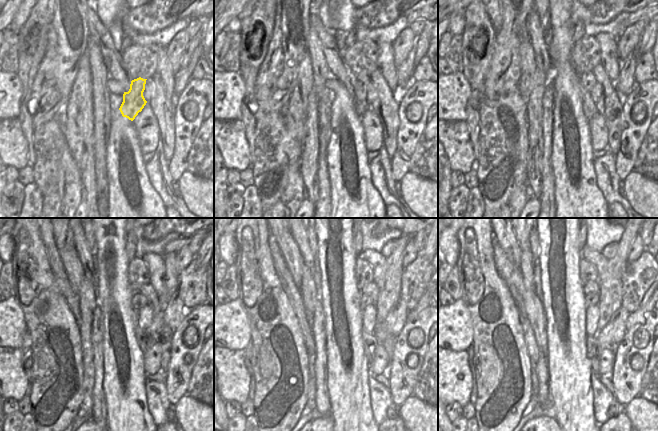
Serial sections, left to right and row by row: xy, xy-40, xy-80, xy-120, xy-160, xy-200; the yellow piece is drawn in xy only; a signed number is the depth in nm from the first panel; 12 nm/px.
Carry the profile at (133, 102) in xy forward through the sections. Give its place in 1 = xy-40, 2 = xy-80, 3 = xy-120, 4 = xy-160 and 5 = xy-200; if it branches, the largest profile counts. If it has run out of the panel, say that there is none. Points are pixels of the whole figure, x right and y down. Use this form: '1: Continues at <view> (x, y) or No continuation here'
1: Continues at xy-40 (361, 105)
2: Continues at xy-80 (587, 80)
3: Continues at xy-120 (139, 301)
4: Continues at xy-160 (366, 300)
5: Continues at xy-200 (593, 298).

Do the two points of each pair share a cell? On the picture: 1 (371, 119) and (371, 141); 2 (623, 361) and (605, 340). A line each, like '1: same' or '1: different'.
1: same
2: different

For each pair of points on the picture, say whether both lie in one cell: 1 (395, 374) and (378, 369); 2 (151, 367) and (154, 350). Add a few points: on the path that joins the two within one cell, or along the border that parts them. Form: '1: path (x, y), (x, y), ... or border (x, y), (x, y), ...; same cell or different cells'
1: border (389, 363), (386, 370); different cells
2: path (152, 363), (153, 354); same cell

